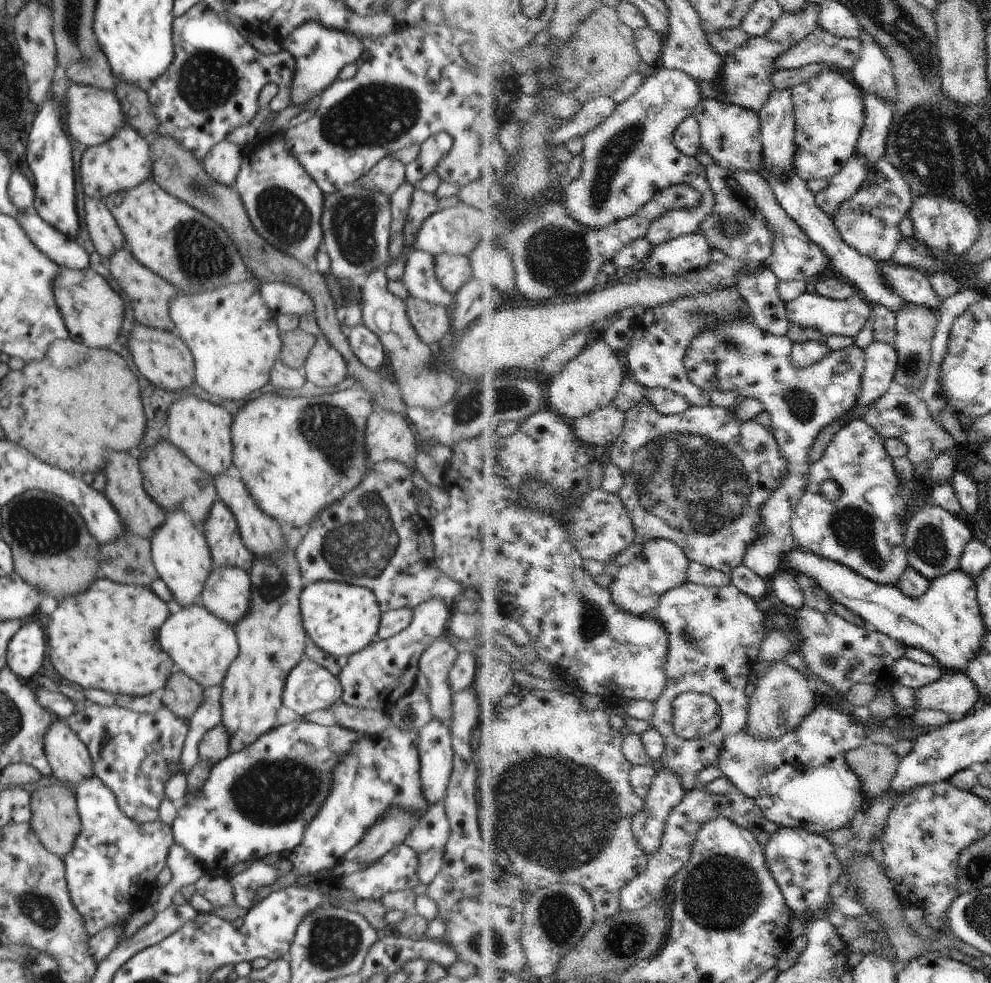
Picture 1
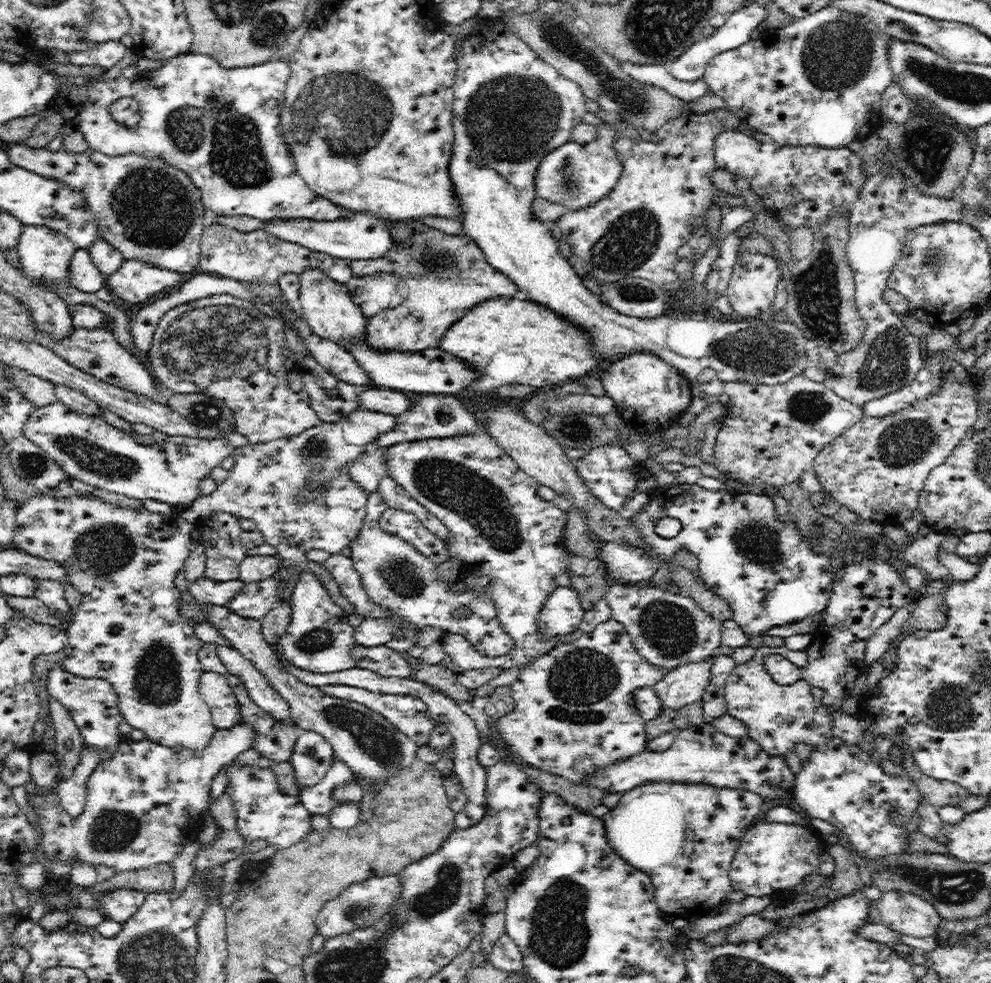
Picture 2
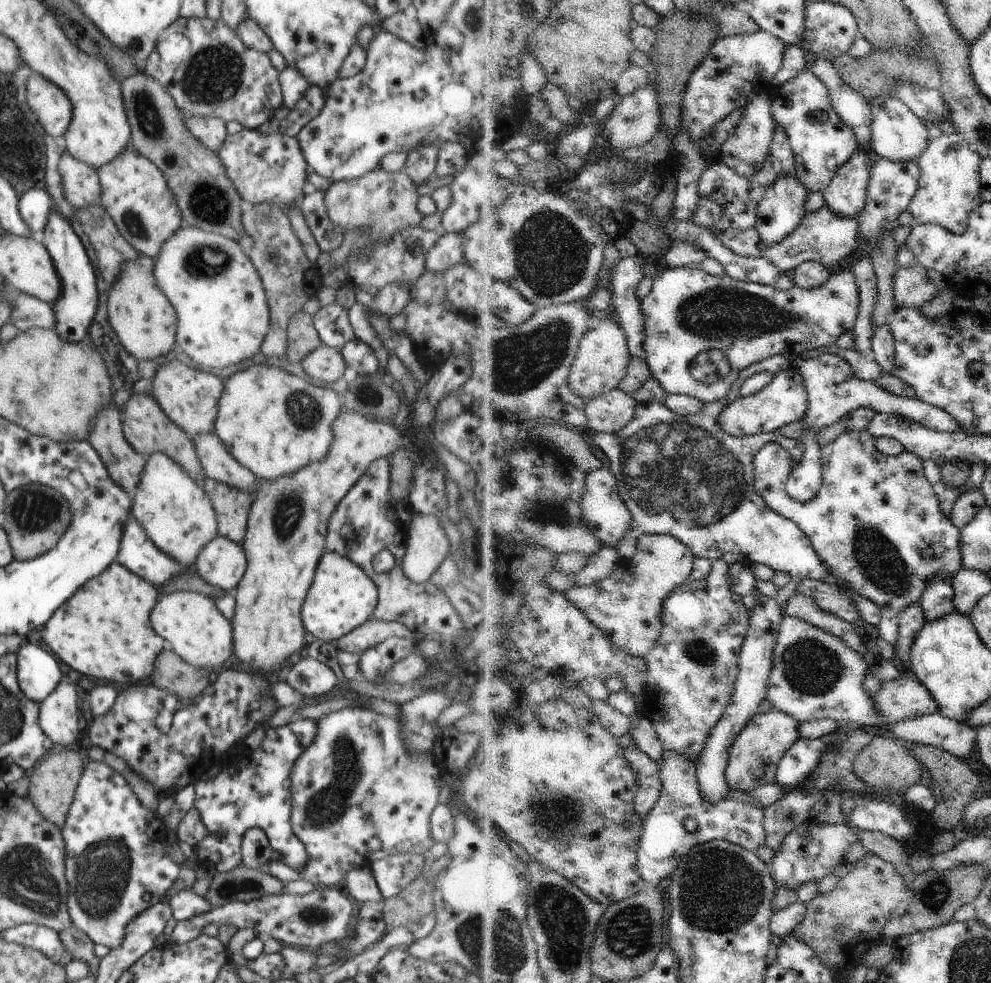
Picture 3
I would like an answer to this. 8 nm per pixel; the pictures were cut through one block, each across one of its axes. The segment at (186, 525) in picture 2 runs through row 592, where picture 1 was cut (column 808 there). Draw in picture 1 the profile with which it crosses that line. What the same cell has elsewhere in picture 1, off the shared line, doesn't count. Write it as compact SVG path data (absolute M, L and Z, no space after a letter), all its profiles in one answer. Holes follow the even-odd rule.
M832 68L815 79L796 85L791 91L797 108L797 172L805 181L832 180L857 154L868 120L865 90L850 74Z

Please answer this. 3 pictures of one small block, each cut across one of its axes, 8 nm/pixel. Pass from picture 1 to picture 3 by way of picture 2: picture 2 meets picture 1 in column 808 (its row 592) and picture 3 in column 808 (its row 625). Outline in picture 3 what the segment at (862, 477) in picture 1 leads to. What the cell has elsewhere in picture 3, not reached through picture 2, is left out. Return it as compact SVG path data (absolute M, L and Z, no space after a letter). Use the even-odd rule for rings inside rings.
M869 429L843 433L825 446L822 454L825 483L818 498L812 502L804 504L790 496L787 484L794 463L790 450L781 442L770 443L758 453L755 461L756 490L764 496L770 508L805 529L817 553L838 580L846 581L858 594L872 598L882 606L881 636L896 647L900 642L902 612L922 601L926 582L936 576L946 576L952 581L961 570L961 529L941 512L938 496L930 481L926 480L924 460L918 454L907 450L898 457L888 456L878 448L877 438Z

